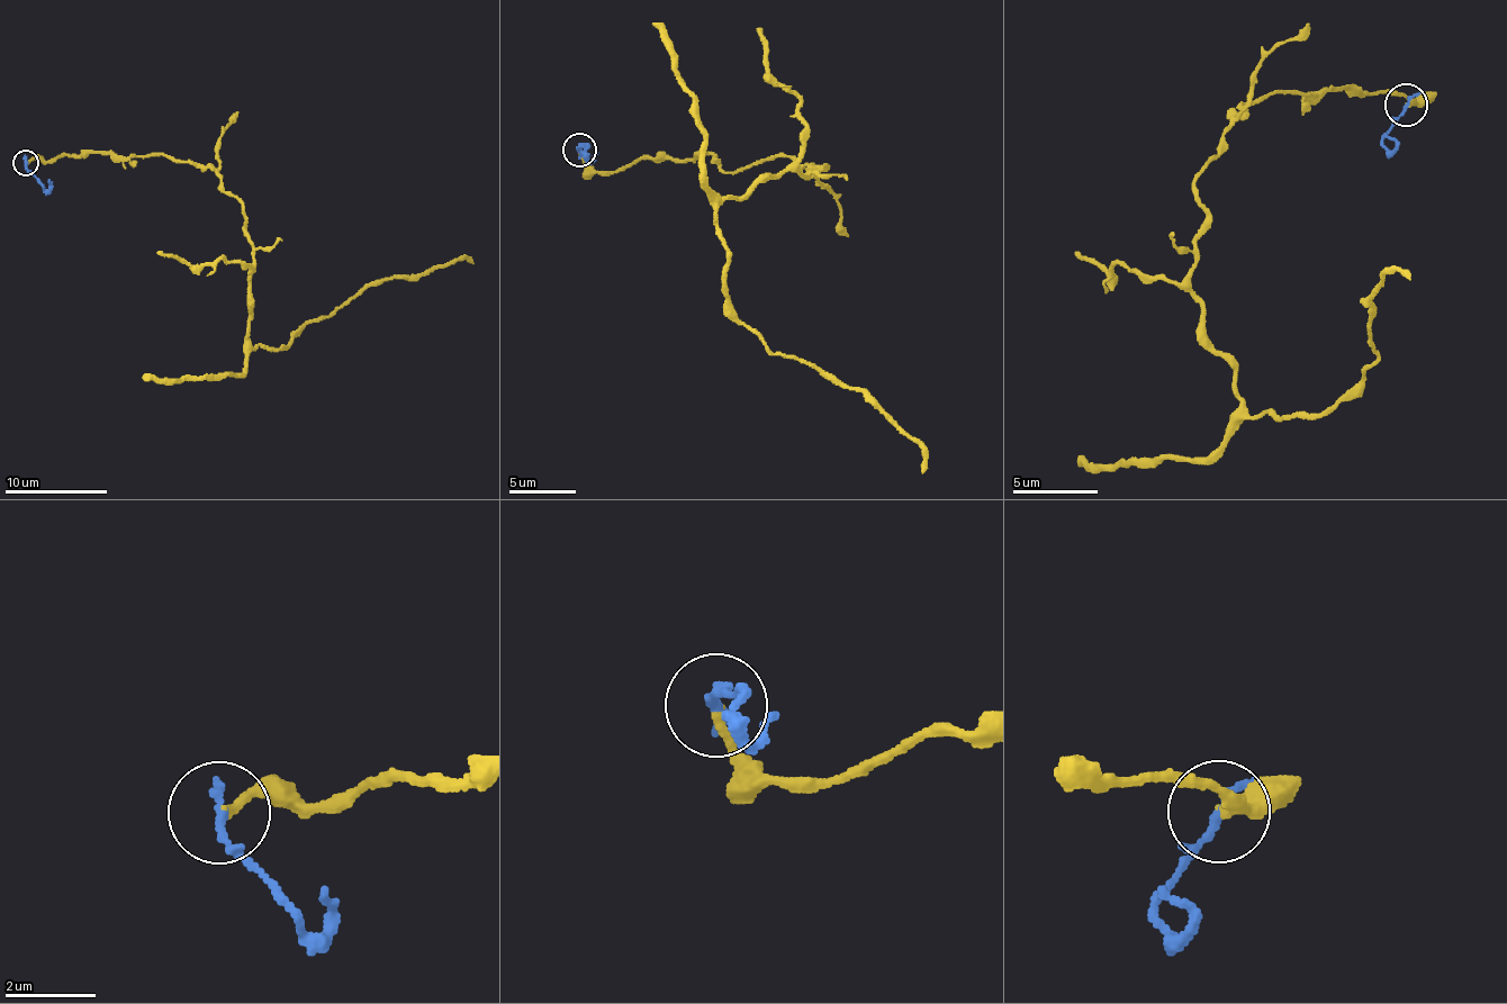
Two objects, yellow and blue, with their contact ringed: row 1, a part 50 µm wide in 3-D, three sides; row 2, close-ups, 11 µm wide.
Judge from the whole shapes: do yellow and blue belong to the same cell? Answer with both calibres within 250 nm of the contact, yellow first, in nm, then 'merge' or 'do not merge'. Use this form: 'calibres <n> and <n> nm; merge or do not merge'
calibres 180 and 240 nm; do not merge

